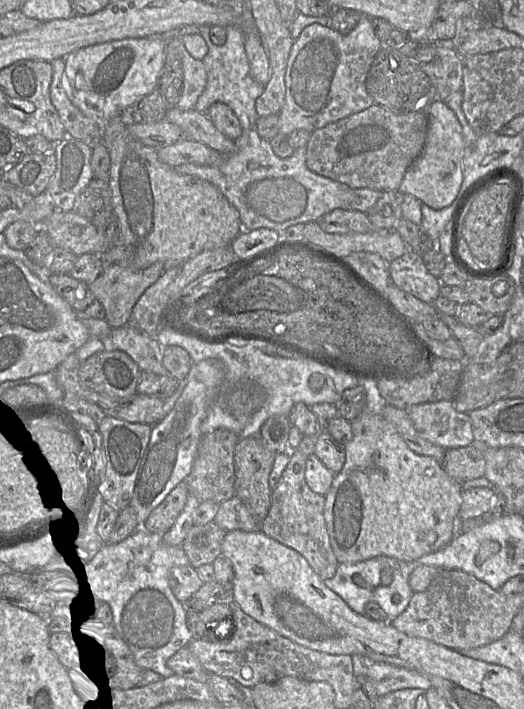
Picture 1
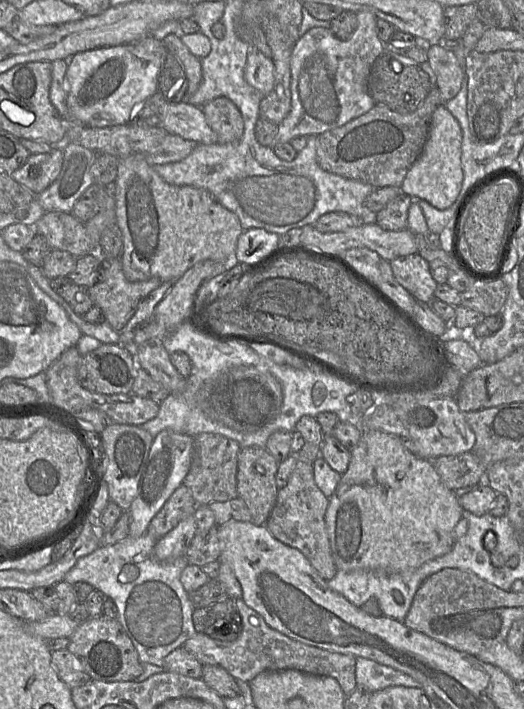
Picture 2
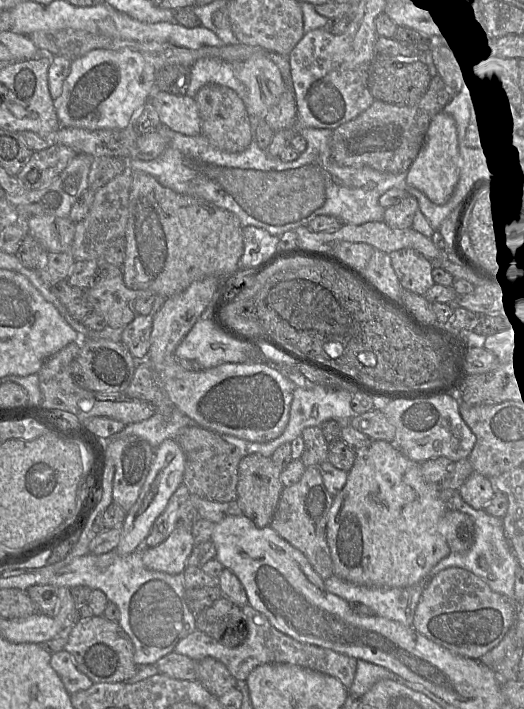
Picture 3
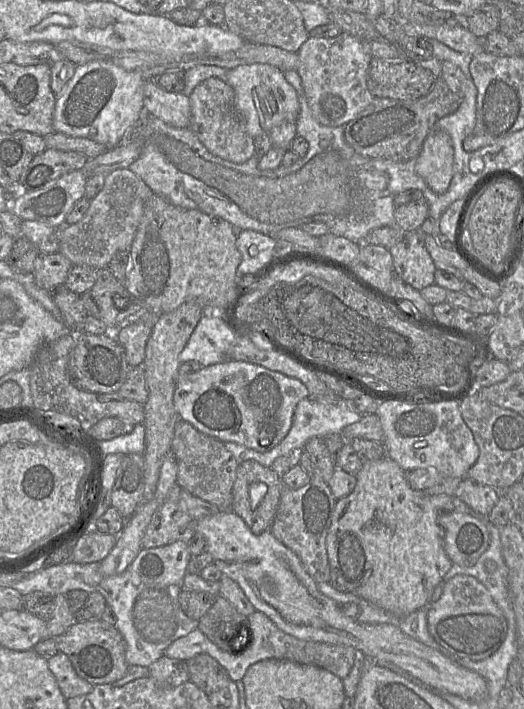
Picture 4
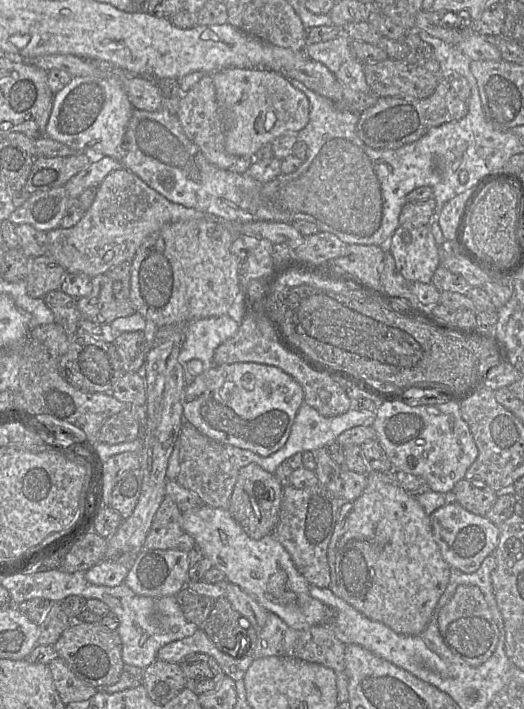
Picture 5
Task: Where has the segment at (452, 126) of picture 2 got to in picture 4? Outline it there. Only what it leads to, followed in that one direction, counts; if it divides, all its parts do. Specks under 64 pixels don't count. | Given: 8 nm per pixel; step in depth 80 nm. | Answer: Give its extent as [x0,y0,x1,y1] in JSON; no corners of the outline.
[415,129,454,194]

